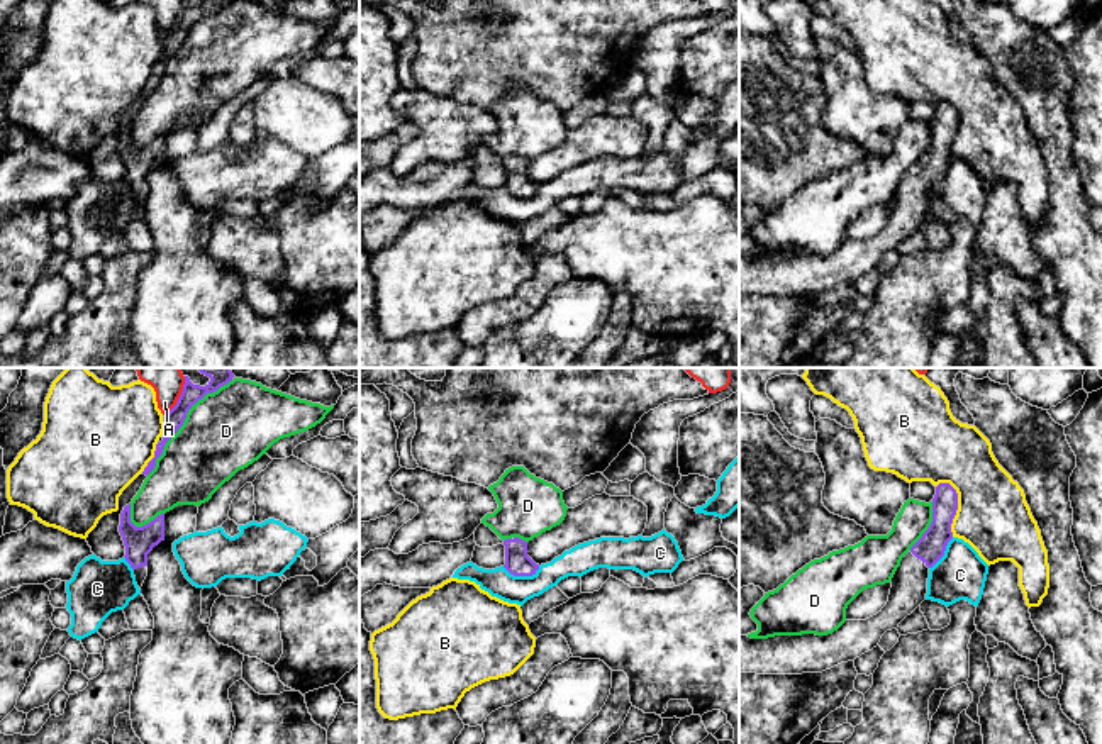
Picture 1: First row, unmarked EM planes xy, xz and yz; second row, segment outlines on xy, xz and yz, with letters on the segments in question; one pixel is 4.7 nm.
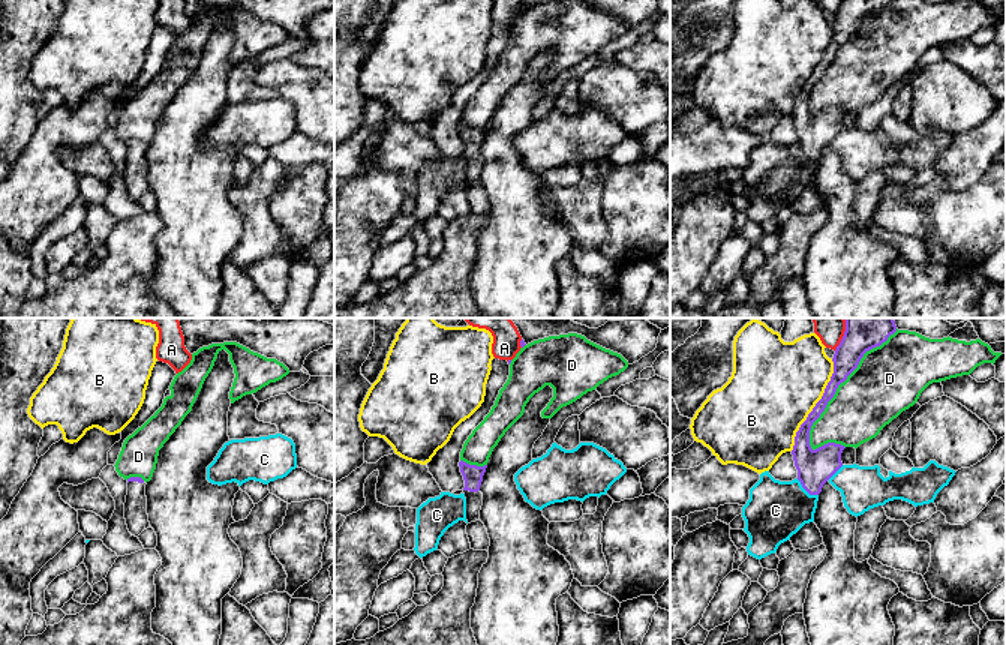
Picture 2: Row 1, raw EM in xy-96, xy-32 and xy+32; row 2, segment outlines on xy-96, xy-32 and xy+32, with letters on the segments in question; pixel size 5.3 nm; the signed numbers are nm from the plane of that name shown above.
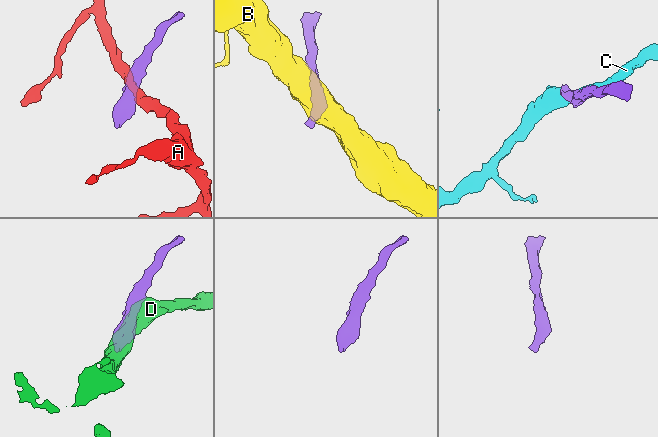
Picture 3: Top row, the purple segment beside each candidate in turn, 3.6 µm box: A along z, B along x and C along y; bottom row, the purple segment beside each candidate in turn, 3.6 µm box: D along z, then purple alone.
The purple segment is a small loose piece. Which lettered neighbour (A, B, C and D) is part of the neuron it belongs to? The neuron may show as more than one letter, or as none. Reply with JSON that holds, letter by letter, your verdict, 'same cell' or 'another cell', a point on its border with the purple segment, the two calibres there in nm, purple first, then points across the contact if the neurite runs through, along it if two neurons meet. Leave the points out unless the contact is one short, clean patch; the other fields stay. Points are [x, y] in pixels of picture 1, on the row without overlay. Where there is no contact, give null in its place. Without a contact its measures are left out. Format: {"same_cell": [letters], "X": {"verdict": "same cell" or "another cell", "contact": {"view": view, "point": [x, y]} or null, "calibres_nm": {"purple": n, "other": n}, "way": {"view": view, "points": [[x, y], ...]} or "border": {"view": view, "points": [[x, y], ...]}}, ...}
{"same_cell": [], "A": {"verdict": "another cell", "contact": {"view": "xy", "point": [178, 19]}, "calibres_nm": {"purple": 90, "other": 120}, "border": {"view": "xy", "points": [[185, 0], [178, 21], [163, 34]]}}, "B": {"verdict": "another cell", "contact": {"view": "yz", "point": [957, 126]}, "calibres_nm": {"purple": 140, "other": 340}}, "C": {"verdict": "another cell", "contact": {"view": "xz", "point": [521, 195]}, "calibres_nm": {"purple": 120, "other": 140}, "border": {"view": "xz", "points": [[502, 187], [514, 195], [533, 195], [539, 188]]}}, "D": {"verdict": "another cell", "contact": {"view": "xy", "point": [183, 41]}, "calibres_nm": {"purple": 90, "other": 380}}}

